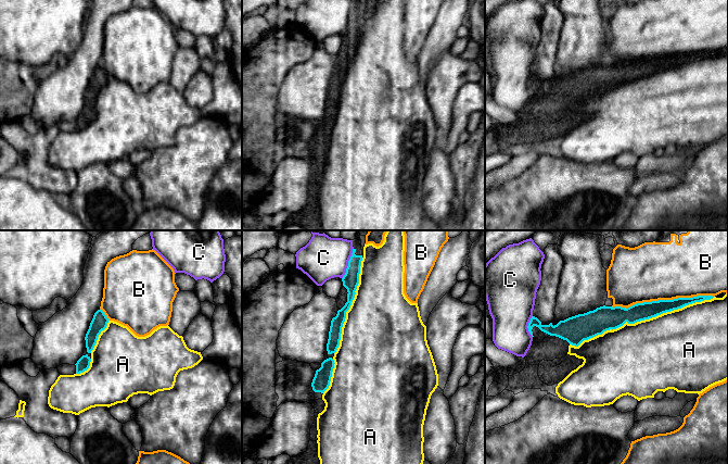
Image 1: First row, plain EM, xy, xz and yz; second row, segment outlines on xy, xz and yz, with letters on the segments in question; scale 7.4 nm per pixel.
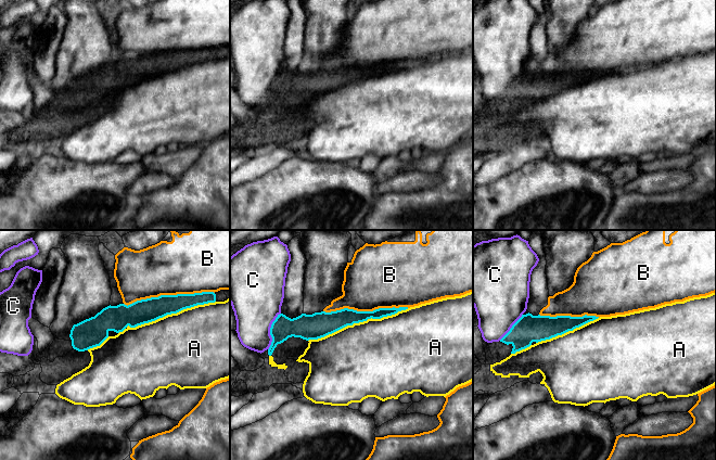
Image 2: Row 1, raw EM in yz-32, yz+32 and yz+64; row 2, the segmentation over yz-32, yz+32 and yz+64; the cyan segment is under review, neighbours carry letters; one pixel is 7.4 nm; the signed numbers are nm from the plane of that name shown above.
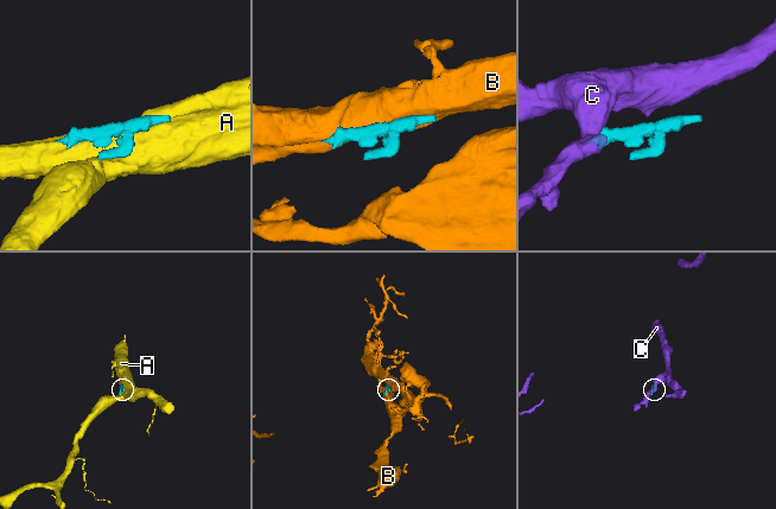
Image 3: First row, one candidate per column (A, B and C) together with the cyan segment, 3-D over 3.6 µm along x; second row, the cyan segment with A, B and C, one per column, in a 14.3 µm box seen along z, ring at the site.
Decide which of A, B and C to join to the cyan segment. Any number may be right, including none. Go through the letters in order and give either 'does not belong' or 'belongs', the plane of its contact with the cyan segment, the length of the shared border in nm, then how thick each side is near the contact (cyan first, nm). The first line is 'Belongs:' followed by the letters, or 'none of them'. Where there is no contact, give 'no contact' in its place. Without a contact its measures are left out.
Belongs: none of them
A: does not belong; contact in yz; length 1100 nm; calibres 170 and 480 nm
B: does not belong; contact in yz; length 750 nm; calibres 130 and 440 nm
C: does not belong; contact in xz; length 240 nm; calibres 120 and 280 nm

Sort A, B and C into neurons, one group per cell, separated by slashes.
A / B / C

